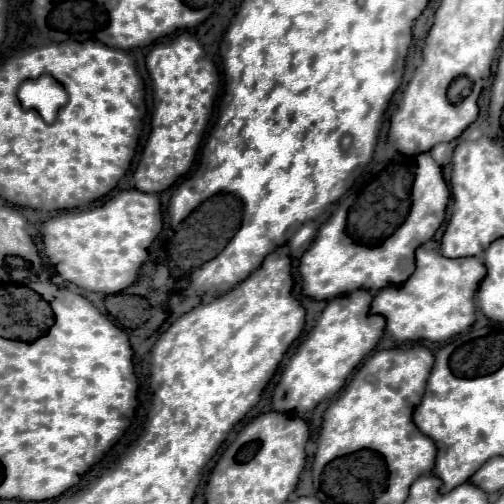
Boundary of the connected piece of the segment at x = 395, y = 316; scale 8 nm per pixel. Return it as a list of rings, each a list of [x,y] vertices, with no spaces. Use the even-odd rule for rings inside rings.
[[[416,250],[416,270],[400,286],[382,288],[372,300],[370,314],[386,318],[386,332],[396,342],[444,342],[458,332],[468,330],[476,320],[474,292],[486,276],[480,258],[444,258],[436,250]]]

